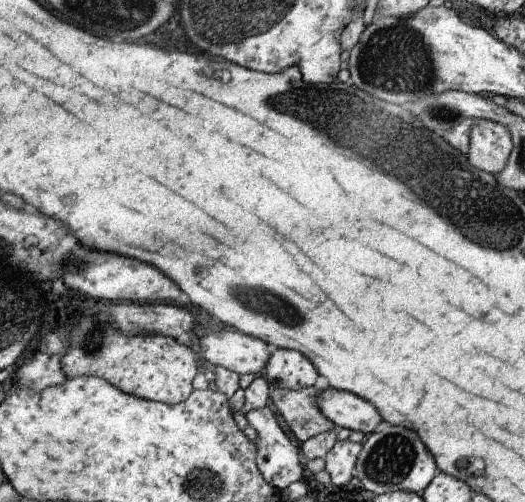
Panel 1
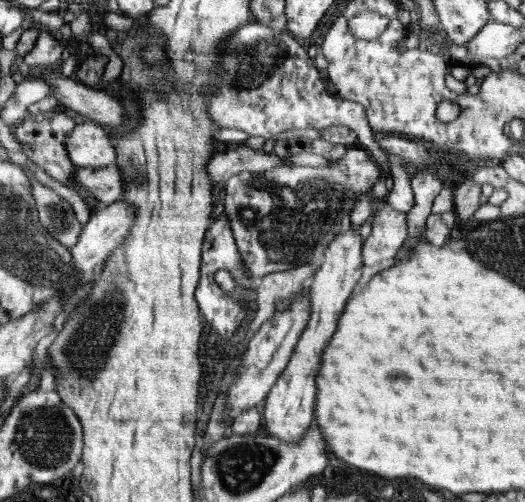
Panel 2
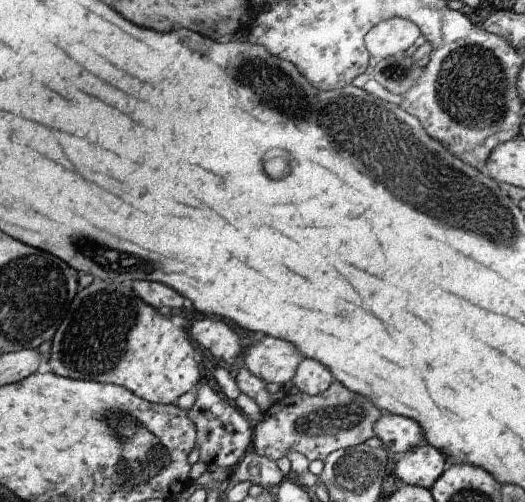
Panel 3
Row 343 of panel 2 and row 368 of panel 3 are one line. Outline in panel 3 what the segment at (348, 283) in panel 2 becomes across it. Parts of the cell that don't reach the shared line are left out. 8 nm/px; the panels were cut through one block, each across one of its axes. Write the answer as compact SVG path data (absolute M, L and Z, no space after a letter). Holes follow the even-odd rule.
M304 358L298 365L297 374L292 380L292 385L296 385L300 392L309 395L322 394L334 382L334 376L330 370L311 358Z

